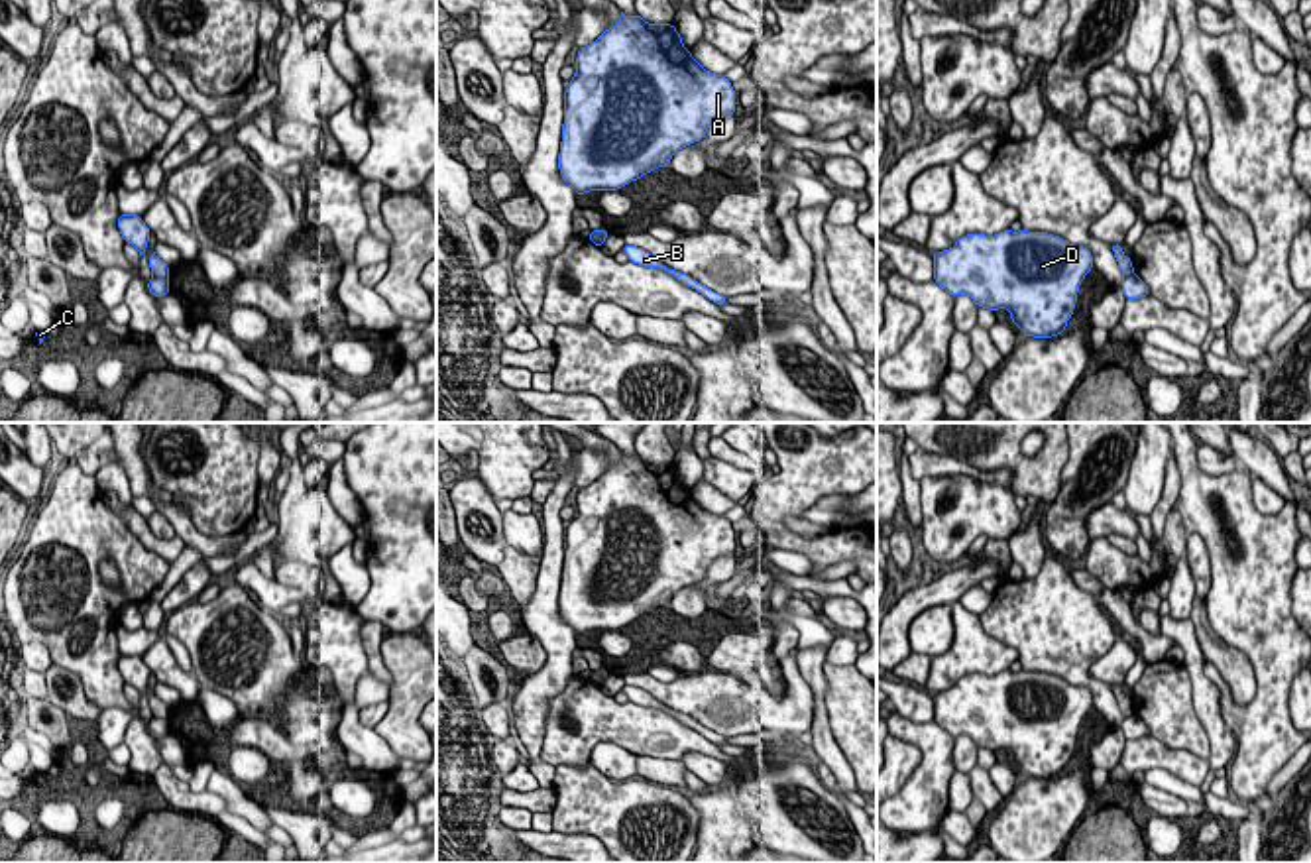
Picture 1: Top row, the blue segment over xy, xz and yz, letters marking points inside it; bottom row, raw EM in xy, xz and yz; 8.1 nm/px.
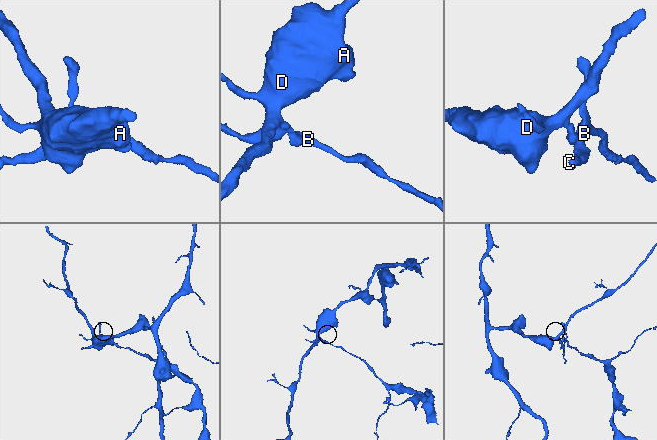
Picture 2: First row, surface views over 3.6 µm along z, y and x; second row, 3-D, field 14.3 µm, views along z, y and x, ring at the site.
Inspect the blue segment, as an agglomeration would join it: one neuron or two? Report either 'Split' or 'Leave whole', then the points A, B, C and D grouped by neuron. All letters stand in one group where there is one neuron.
Split. Groups: A D / B C

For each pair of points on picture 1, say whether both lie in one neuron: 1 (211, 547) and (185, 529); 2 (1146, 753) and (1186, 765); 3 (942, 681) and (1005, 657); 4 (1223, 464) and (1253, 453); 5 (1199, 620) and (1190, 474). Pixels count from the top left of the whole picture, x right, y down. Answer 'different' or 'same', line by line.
1: same
2: same
3: same
4: different
5: different

